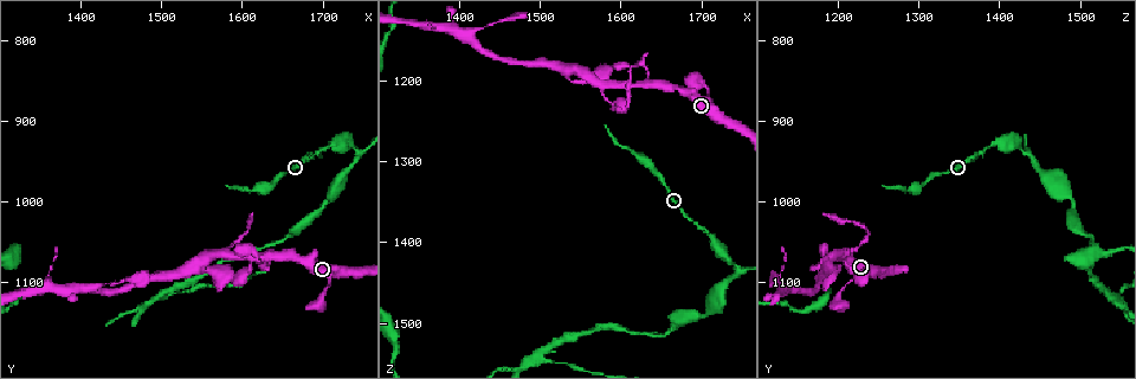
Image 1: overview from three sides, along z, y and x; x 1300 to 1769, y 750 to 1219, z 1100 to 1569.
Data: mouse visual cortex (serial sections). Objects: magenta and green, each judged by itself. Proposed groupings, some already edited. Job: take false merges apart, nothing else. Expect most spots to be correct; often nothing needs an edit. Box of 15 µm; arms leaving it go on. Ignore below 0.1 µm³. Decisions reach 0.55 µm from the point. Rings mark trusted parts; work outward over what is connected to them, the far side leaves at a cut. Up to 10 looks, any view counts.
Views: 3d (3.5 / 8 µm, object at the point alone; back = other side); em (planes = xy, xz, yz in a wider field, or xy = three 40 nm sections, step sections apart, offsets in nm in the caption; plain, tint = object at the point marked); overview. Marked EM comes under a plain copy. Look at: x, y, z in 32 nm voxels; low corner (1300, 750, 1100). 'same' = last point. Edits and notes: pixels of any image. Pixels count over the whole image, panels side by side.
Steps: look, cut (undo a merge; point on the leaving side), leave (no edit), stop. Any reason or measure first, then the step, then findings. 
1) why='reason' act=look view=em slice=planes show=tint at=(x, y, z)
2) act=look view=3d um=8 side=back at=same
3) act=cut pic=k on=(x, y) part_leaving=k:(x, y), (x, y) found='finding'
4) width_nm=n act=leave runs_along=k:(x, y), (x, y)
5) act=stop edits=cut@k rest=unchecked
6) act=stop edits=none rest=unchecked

why='a fork' act=look view=3d um=8 at=(1745, 940, 1435)

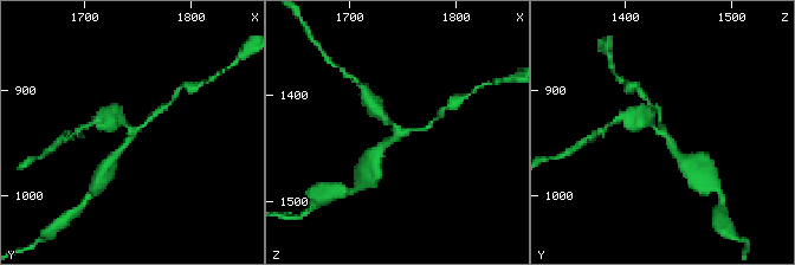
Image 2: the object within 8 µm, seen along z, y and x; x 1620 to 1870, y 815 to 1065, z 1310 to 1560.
why='zoom in' act=look view=3d um=3.5 at=(1746, 938, 1434)

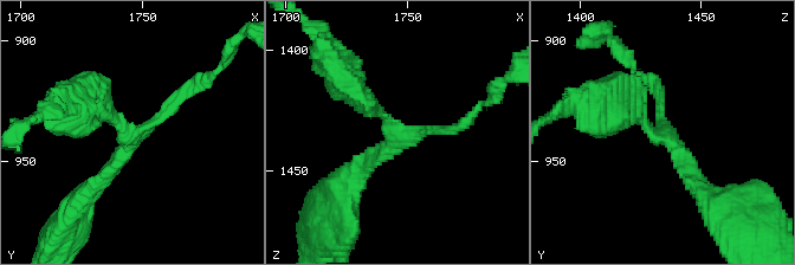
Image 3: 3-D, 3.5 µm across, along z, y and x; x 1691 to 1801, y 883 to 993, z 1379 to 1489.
act=look view=em slice=xy step=2 show=tint at=(1744, 939, 1432)

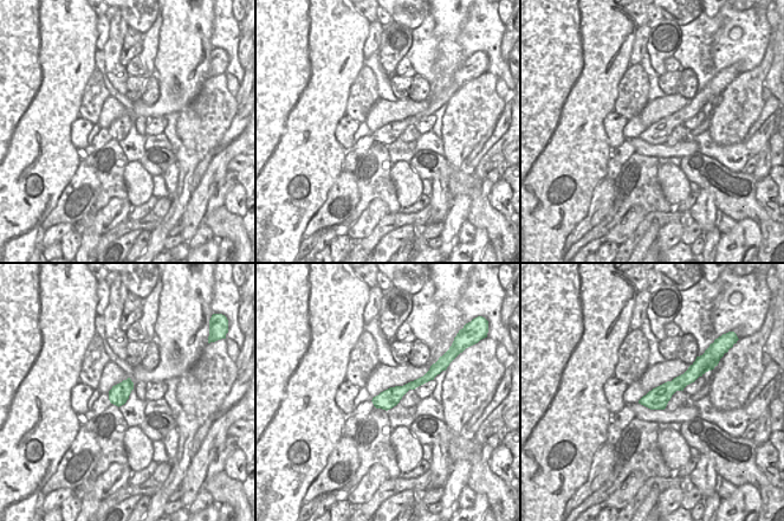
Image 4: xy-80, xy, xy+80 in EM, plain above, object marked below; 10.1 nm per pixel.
act=leave runs_along=3:(612, 111), (666, 136), (703, 191) found='all the same cell'

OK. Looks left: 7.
why='narrows sharply' act=look view=3d um=3.5 at=(1700, 1005, 1490)

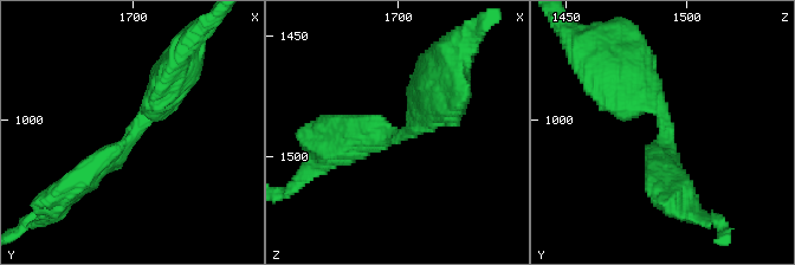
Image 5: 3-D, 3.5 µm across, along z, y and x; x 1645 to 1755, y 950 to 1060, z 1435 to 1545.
arm_widths_nm=350,400 act=look view=em slice=xy step=2 show=tint at=(1701, 1005, 1492)

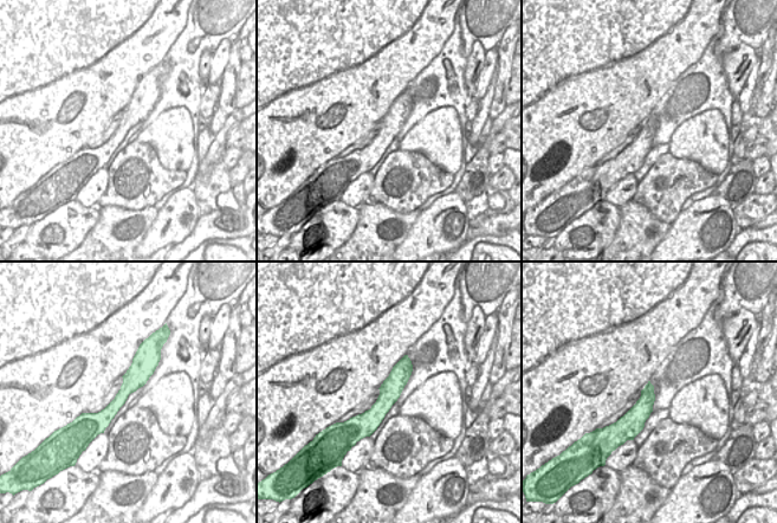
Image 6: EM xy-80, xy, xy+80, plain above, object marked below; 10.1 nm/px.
act=leave runs_along=5:(175, 76), (135, 134), (77, 185) found='one cell here'

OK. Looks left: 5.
why='three arms meet' act=look view=3d um=3.5 at=(1505, 1115, 1535)

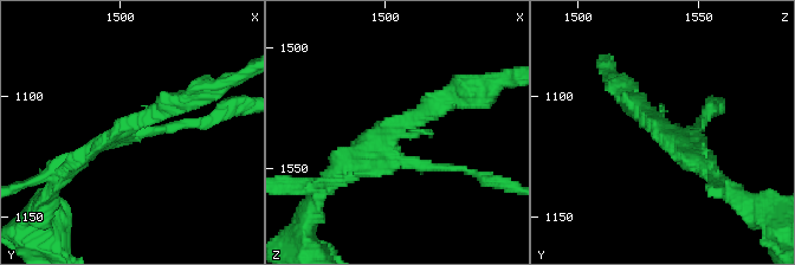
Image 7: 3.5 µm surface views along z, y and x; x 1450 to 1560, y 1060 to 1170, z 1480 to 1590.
why='now the EM' act=look view=em slice=xy step=2 show=tint at=(1502, 1113, 1539)

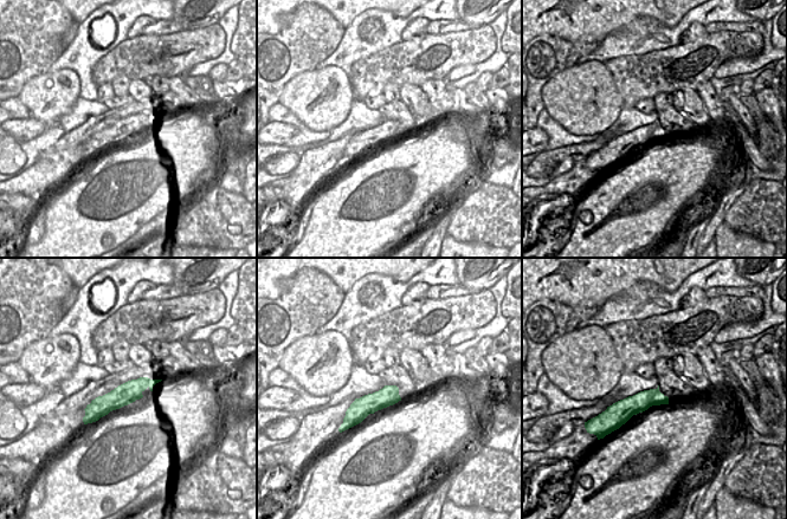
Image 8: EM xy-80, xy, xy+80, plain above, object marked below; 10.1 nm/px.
act=leave runs_along=7:(447, 101), (414, 115), (331, 179) found='continuous, no second cell'

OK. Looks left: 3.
why='three-way junction' act=look view=3d um=8 at=(1535, 1080, 1190)

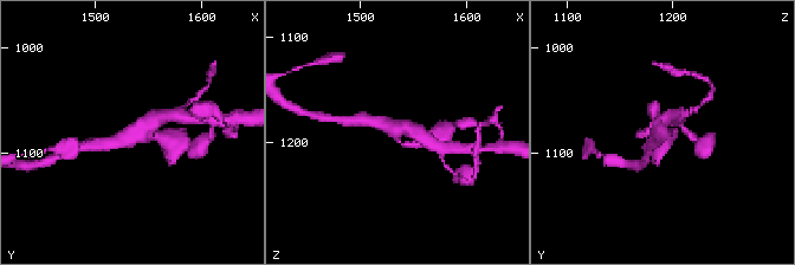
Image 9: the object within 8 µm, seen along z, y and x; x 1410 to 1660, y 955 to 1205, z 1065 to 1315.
act=look view=em slice=xy step=5 show=tint at=(1536, 1084, 1188)

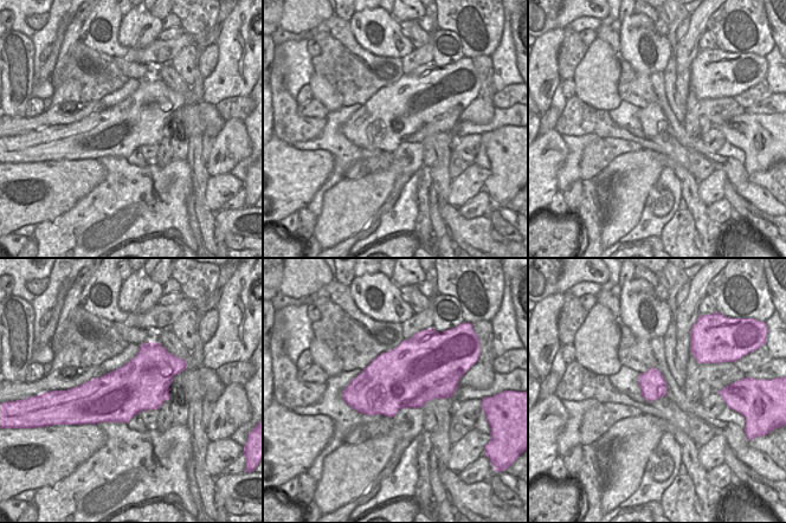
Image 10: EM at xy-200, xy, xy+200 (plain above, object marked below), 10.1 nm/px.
act=leave runs_along=9:(160, 117), (129, 140), (103, 144) found='all the same cell'

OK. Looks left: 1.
act=stop edits=none rest=unchecked

